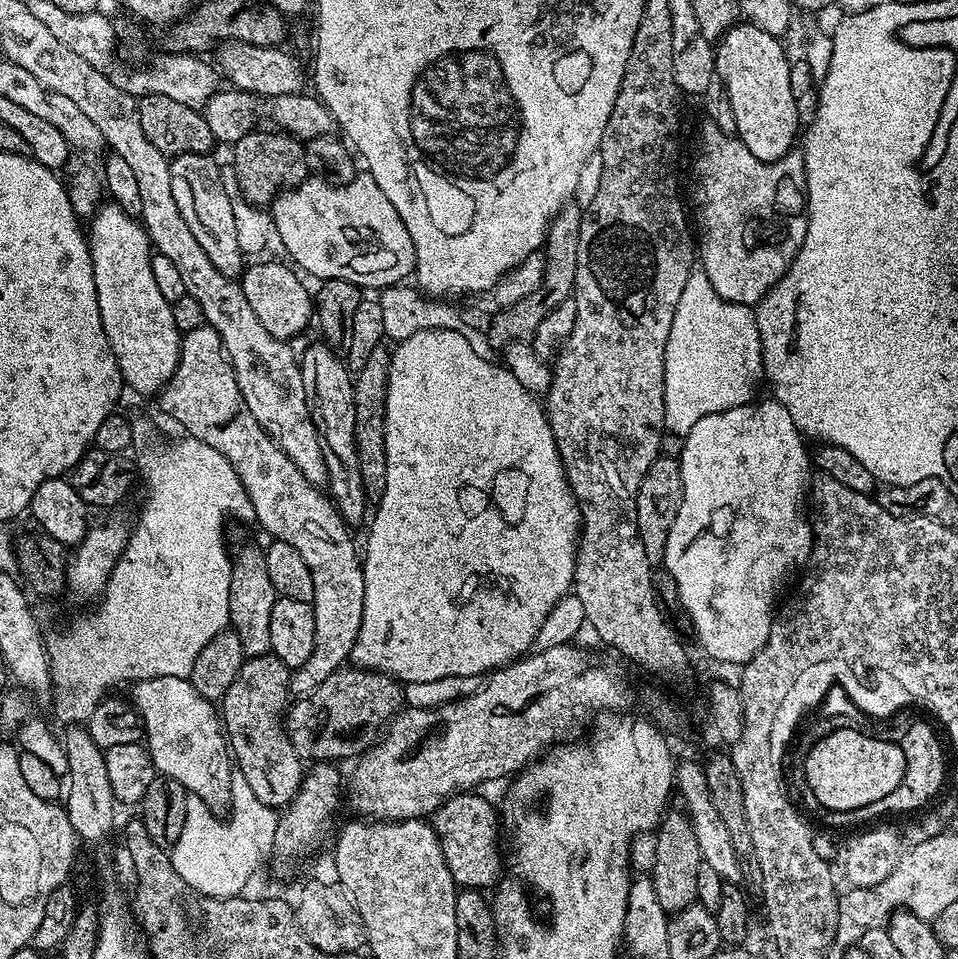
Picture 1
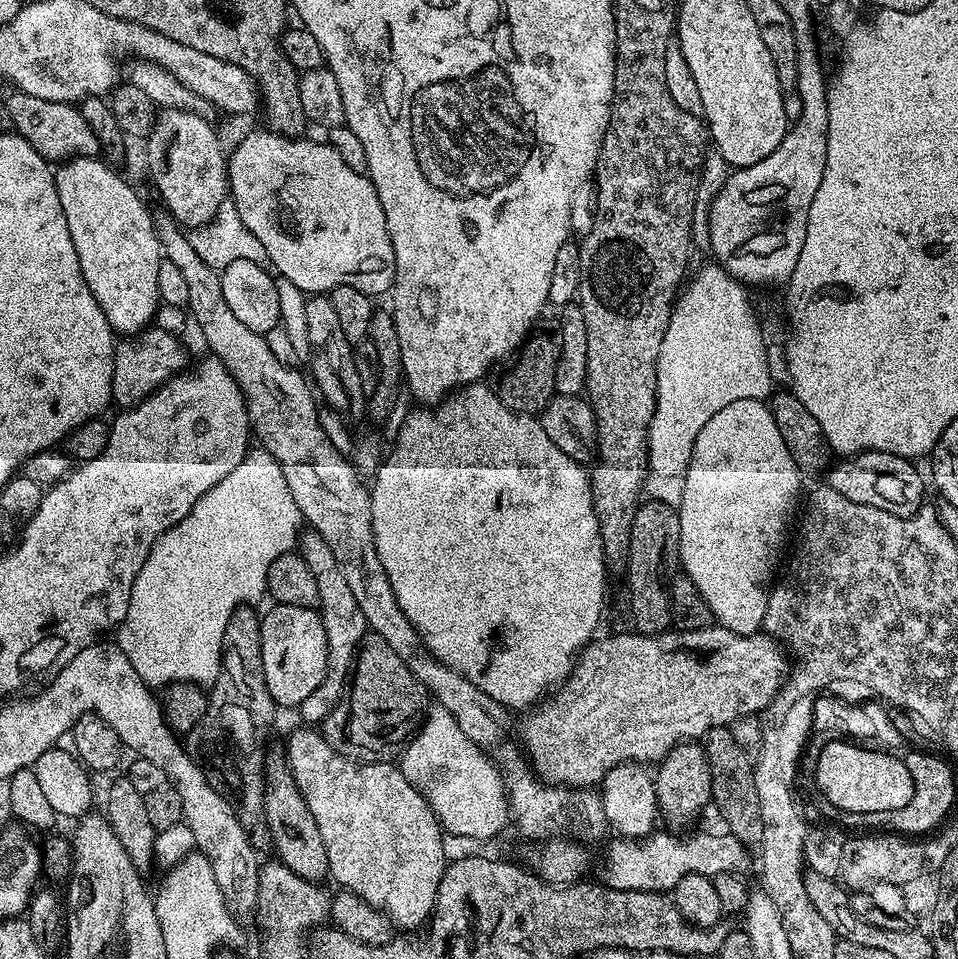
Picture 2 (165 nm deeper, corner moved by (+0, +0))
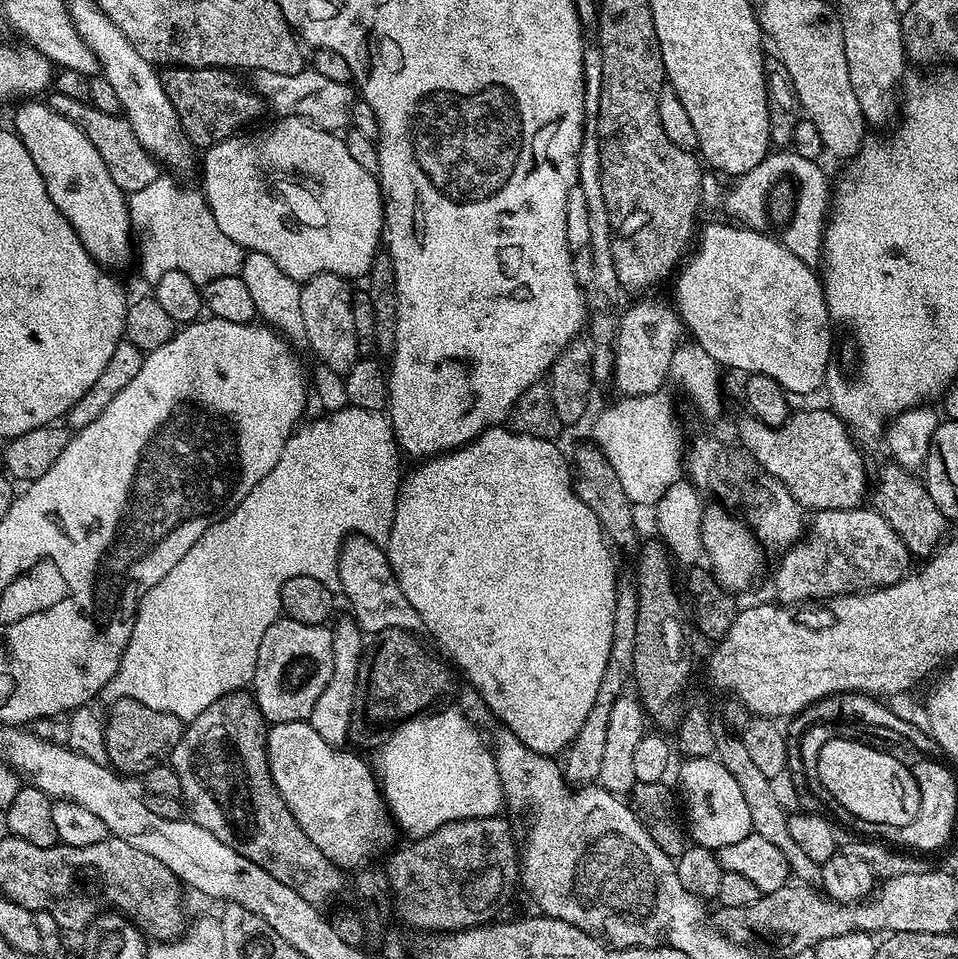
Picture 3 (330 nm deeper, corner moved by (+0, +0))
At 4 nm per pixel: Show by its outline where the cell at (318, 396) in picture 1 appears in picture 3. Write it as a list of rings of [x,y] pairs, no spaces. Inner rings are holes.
[[[319,272],[300,284],[302,319],[306,321],[304,340],[312,347],[313,354],[320,359],[323,367],[341,374],[349,372],[361,355],[352,309],[354,288],[348,284],[351,283],[345,277],[334,272]]]

